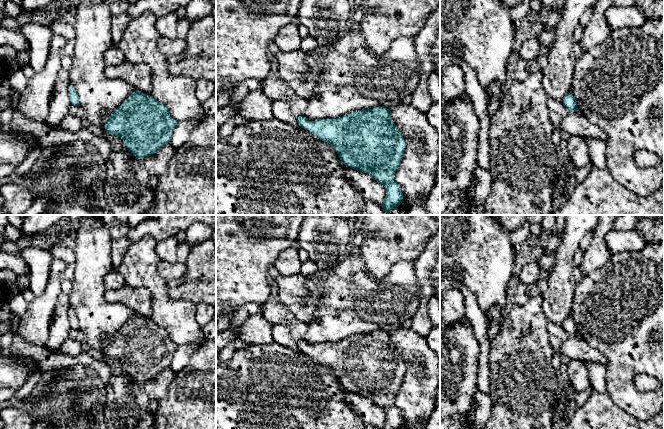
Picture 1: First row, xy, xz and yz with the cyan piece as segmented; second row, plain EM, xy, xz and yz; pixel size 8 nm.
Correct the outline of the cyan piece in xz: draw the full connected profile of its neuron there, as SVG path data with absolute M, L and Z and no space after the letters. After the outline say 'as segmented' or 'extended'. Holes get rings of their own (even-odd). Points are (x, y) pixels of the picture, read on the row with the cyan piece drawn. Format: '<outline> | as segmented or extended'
M384 107L362 109L336 119L310 121L305 116L296 118L301 128L329 143L344 165L371 175L385 187L386 195L381 207L388 215L394 207L402 203L403 193L394 176L403 159L406 143L393 123L389 109Z | as segmented

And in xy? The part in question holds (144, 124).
M136 90L105 120L104 128L120 137L133 156L142 159L170 143L177 123L167 105Z | as segmented

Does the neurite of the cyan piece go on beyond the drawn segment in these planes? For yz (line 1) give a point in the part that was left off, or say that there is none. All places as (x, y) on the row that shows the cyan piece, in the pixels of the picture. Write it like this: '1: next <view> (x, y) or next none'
1: next none

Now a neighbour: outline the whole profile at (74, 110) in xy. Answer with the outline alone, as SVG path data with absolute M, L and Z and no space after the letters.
M71 105L70 106L70 114L75 115L81 119L83 128L87 128L93 134L103 138L103 133L102 133L101 127L92 125L90 123L90 121L86 118L85 111L80 106Z

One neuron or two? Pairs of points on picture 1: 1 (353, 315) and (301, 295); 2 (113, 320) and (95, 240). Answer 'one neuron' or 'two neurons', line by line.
1: two neurons
2: one neuron

